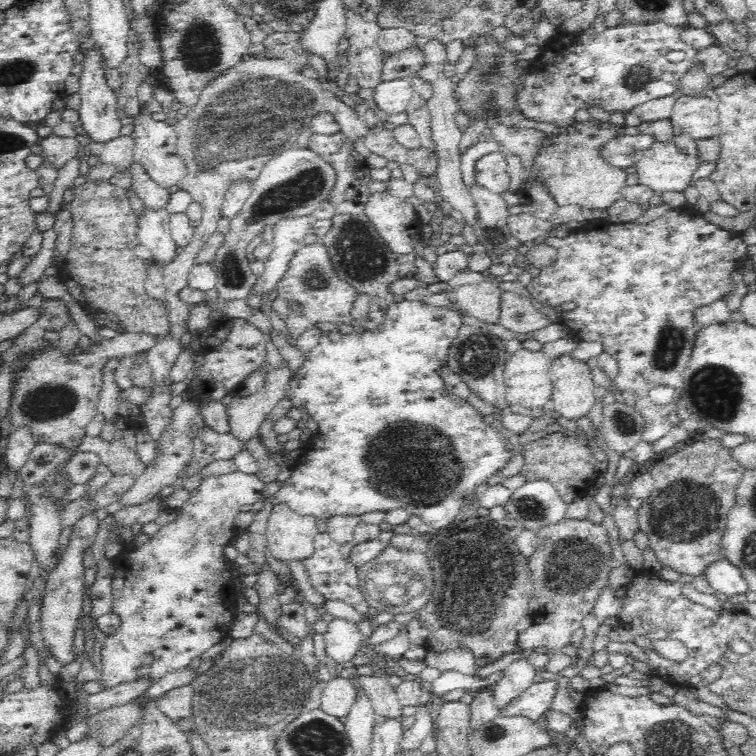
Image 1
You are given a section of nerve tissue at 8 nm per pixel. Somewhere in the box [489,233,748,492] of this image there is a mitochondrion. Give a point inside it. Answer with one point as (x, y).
(714, 391)

